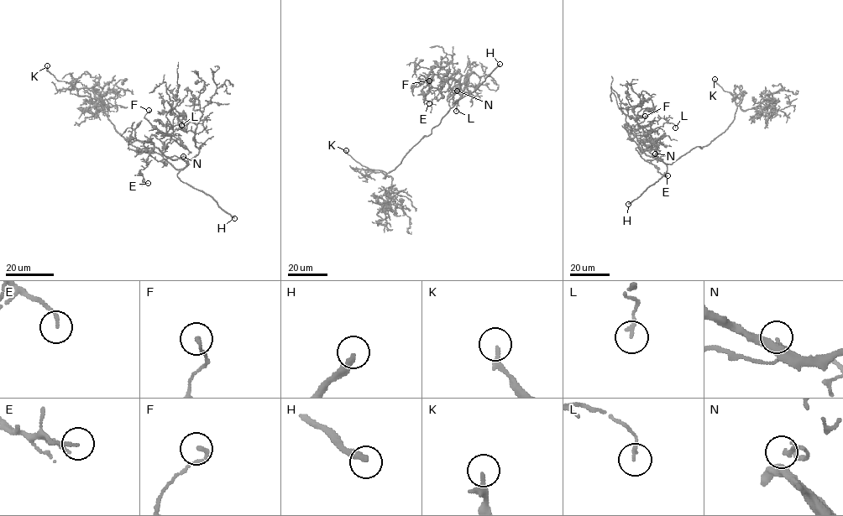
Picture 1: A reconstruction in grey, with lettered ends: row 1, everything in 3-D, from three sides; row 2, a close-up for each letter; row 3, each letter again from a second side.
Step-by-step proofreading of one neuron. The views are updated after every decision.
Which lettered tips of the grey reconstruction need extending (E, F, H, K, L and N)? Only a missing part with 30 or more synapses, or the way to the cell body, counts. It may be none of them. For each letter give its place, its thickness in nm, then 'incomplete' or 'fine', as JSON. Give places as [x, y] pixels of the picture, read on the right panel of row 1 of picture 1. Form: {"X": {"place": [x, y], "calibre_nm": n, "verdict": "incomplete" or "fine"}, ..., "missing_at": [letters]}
{"E": {"place": [667, 175], "calibre_nm": 140, "verdict": "fine"}, "F": {"place": [645, 116], "calibre_nm": 170, "verdict": "fine"}, "H": {"place": [628, 204], "calibre_nm": 280, "verdict": "incomplete"}, "K": {"place": [714, 79], "calibre_nm": 240, "verdict": "incomplete"}, "L": {"place": [675, 127], "calibre_nm": 140, "verdict": "fine"}, "N": {"place": [655, 153], "calibre_nm": 170, "verdict": "fine"}, "missing_at": ["H", "K"]}

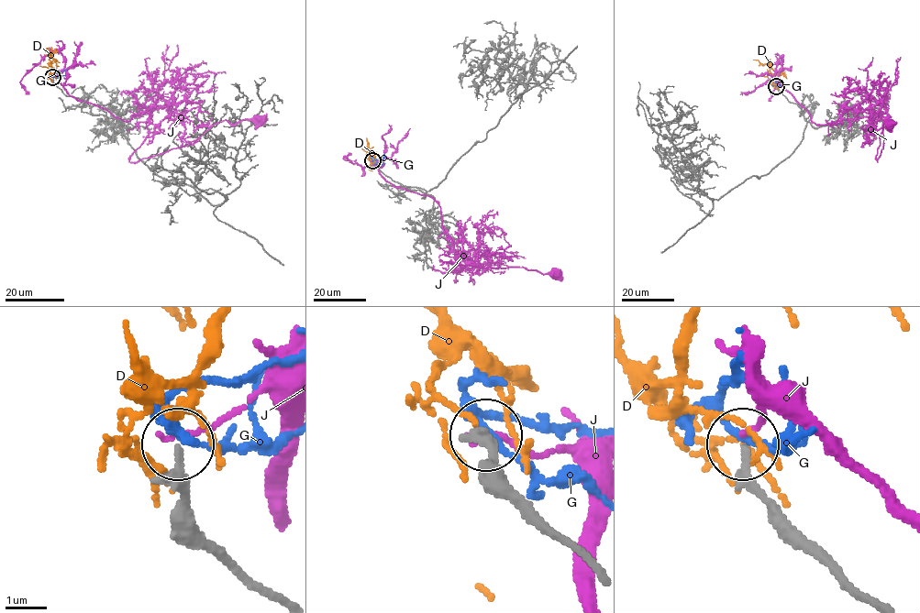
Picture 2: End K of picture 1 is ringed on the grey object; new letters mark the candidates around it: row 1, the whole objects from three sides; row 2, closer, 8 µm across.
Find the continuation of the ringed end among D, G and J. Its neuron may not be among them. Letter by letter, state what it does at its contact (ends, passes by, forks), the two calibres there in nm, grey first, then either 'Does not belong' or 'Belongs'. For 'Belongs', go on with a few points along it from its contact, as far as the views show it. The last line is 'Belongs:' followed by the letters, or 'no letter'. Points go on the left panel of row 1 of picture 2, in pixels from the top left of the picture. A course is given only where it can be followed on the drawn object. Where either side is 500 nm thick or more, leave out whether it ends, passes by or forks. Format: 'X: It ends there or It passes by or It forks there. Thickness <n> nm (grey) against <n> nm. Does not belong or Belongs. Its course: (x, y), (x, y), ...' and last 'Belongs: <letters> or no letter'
D: It ends there. Thickness 320 nm (grey) against 120 nm. Does not belong
G: It passes by. Thickness 240 nm (grey) against 140 nm. Does not belong
J: It ends there. Thickness 240 nm (grey) against 130 nm. Does not belong
Belongs: no letter

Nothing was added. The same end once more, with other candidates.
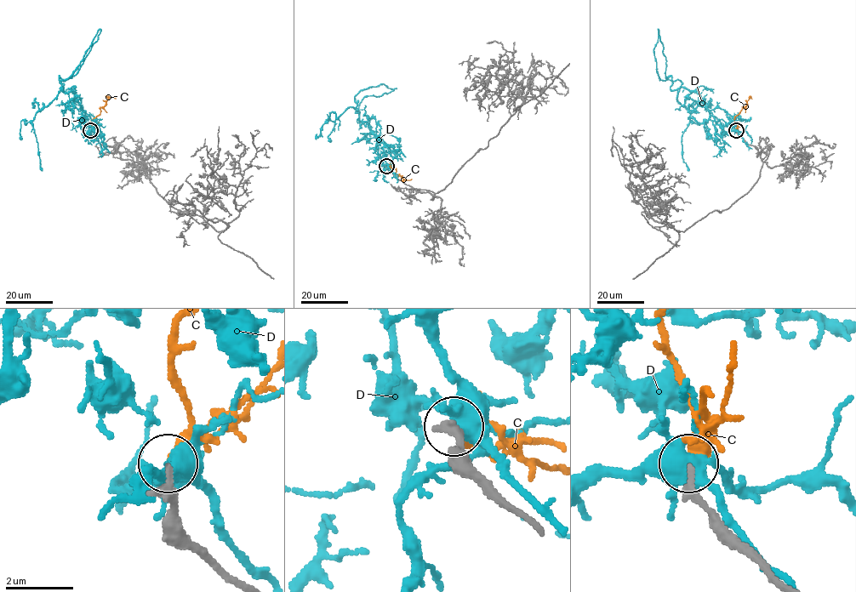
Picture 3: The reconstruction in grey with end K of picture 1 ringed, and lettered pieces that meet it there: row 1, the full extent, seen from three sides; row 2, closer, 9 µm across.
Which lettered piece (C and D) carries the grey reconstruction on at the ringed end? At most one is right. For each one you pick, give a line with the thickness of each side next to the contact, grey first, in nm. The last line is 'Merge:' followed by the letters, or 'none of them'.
C: calibres 280 and 300 nm
Merge: C

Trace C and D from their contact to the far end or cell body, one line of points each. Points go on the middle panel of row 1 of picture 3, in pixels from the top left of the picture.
C: (386, 166), (390, 164), (396, 169), (396, 173), (406, 179), (411, 179)
D: (386, 167), (389, 147), (356, 109), (327, 119), (333, 111), (337, 119)

